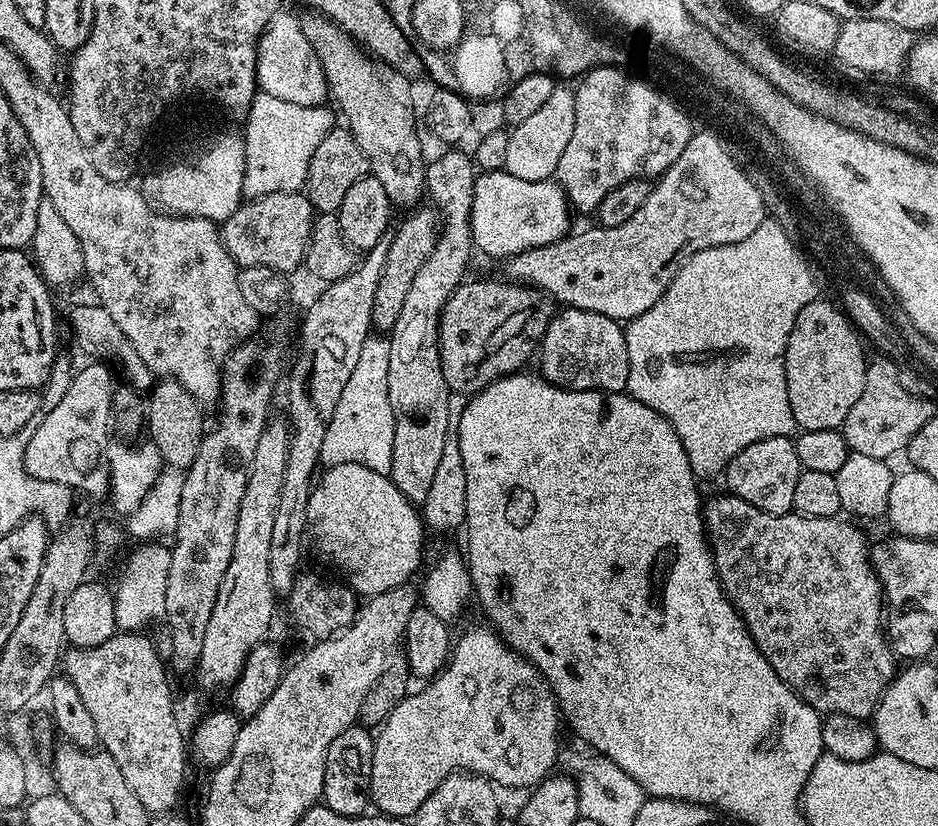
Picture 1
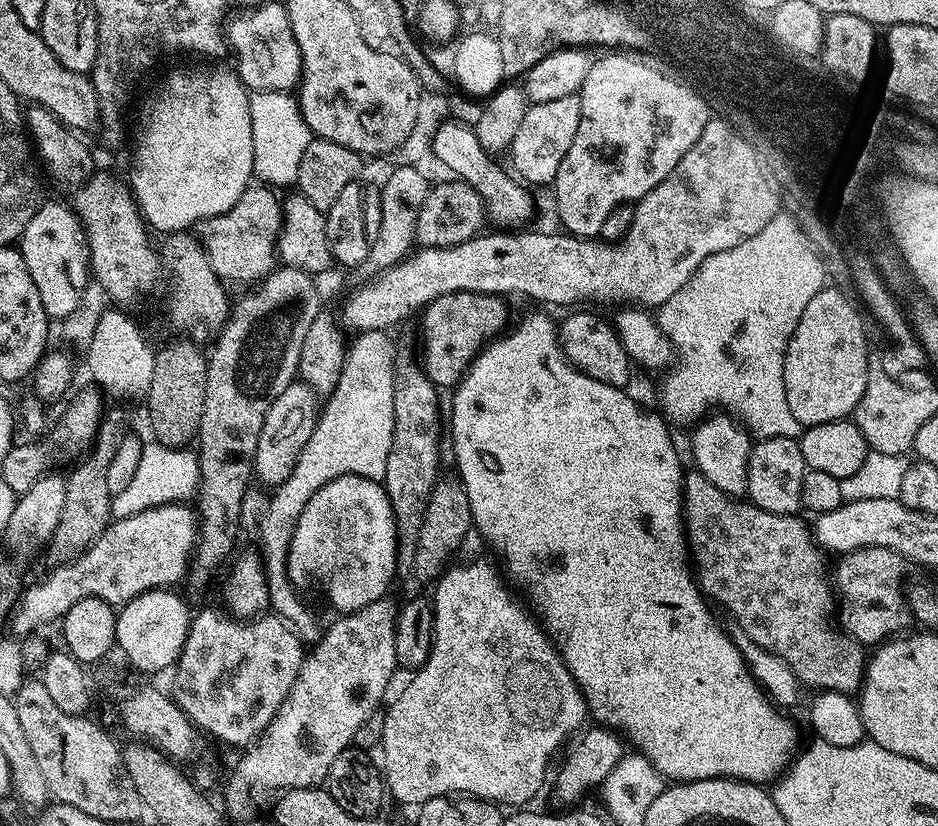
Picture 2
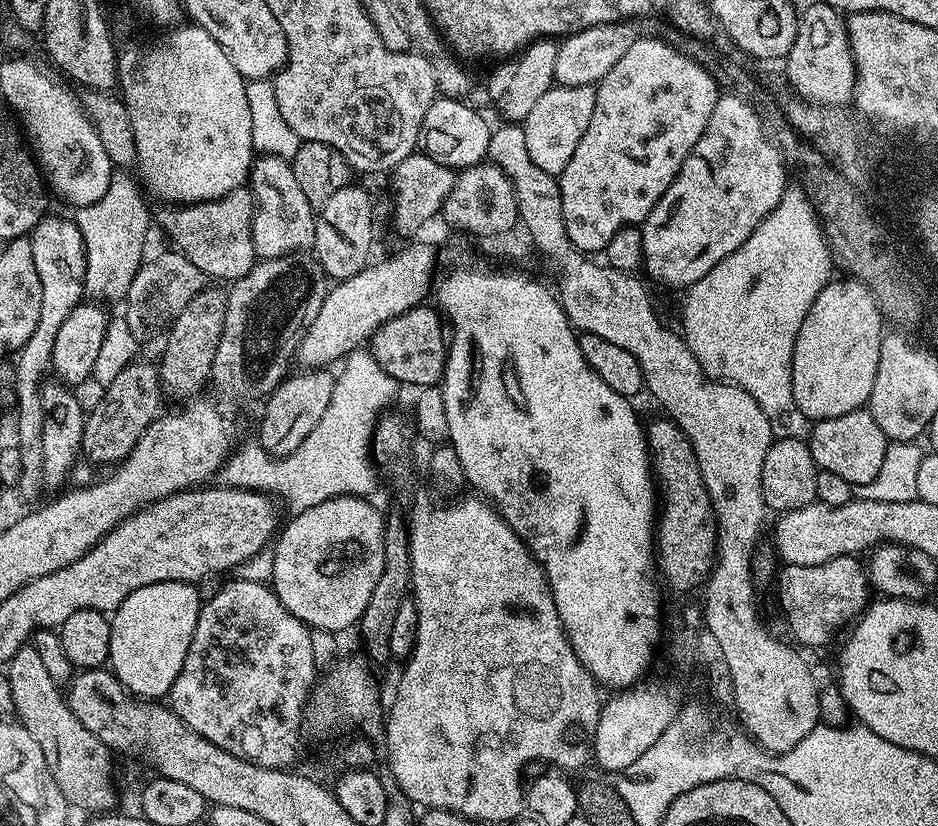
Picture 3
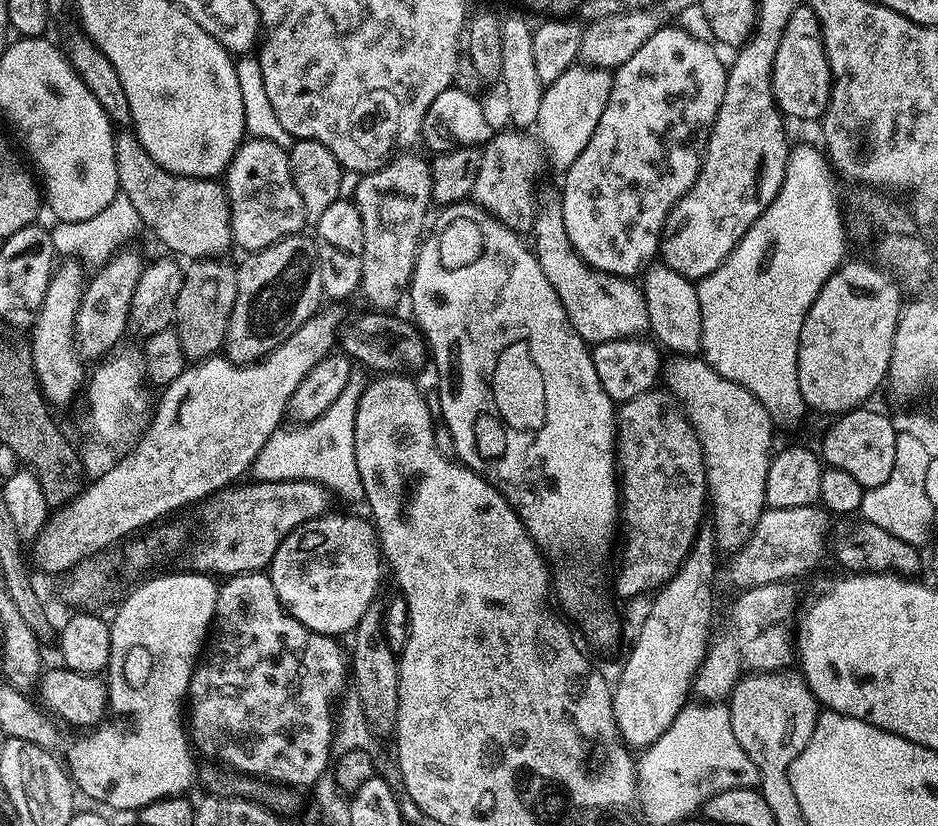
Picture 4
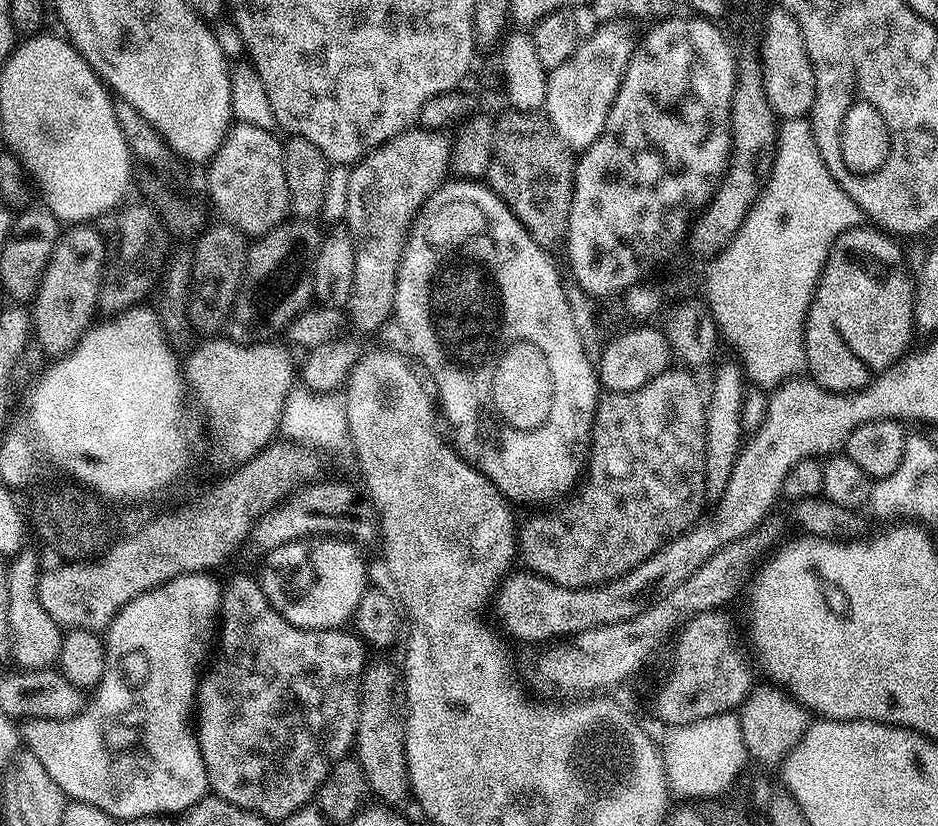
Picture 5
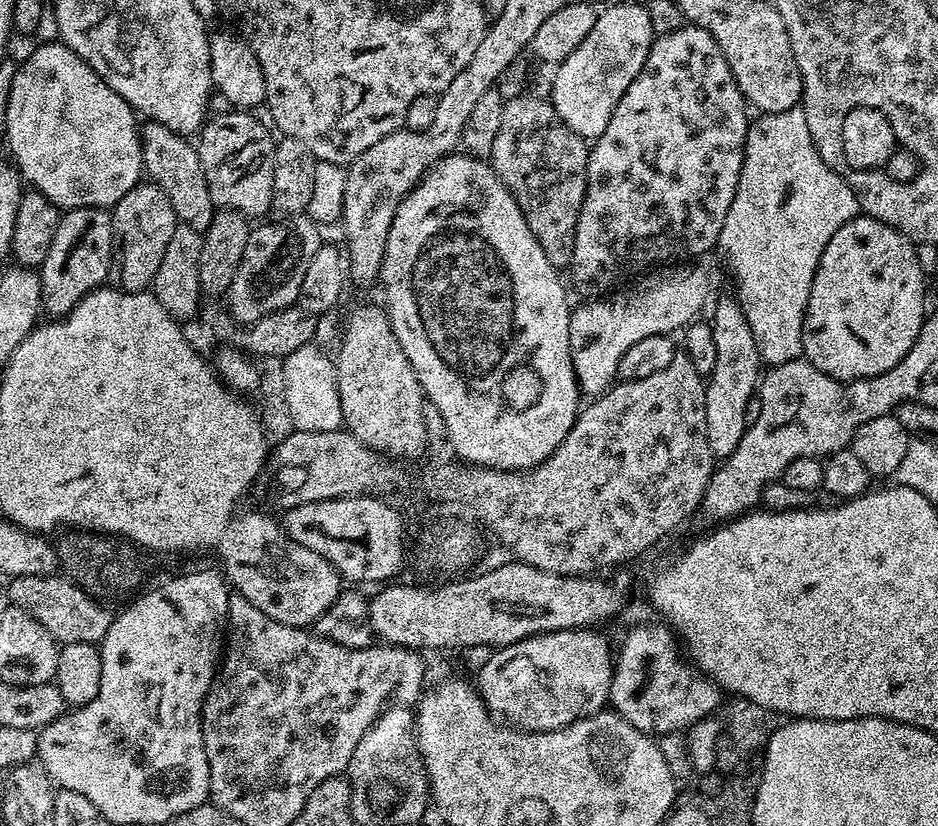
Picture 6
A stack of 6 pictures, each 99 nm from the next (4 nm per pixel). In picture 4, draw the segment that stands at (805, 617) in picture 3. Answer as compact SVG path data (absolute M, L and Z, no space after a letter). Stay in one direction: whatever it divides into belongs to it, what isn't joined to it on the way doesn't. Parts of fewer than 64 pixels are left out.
M787 580L772 581L769 584L763 584L762 586L754 586L753 588L745 588L739 593L740 596L732 605L728 608L728 613L724 616L724 621L717 623L715 625L714 631L711 633L708 642L708 652L704 655L704 660L701 661L699 668L696 669L696 677L694 679L694 692L701 701L704 702L716 702L721 698L728 698L732 695L732 687L740 681L742 673L747 670L748 672L777 672L779 670L784 670L789 667L788 664L793 663L794 660L794 629L798 623L798 604L796 608L796 588L793 585L795 583L789 582Z

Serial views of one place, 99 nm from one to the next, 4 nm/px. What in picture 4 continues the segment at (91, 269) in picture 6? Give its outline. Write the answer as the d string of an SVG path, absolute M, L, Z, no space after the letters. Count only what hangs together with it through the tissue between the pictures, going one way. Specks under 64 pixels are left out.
M76 258L61 259L52 269L52 277L46 286L46 298L42 298L36 321L30 325L36 381L40 384L40 393L56 410L66 407L75 398L76 391L79 388L81 391L86 380L86 368L84 372L80 365L82 357L76 351L76 315L82 302L85 283L85 265Z

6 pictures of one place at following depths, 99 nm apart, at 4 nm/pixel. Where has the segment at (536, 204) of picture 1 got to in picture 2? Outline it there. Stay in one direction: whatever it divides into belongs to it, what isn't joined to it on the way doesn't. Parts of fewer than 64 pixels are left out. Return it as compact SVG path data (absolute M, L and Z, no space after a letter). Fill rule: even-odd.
M447 120L439 126L434 138L432 149L439 159L451 168L457 179L470 185L478 191L484 200L487 217L498 223L502 228L516 228L526 221L534 212L534 202L530 191L520 183L513 175L509 176L503 168L492 159L491 153L487 152L477 138L476 131L469 125ZM526 190L528 191L526 191Z

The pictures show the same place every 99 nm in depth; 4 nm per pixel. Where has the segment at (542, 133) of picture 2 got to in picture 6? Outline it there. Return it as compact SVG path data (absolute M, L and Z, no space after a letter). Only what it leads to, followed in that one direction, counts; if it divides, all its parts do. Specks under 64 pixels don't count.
M643 3L616 4L597 15L594 30L586 34L582 46L570 58L559 64L552 80L550 99L554 110L574 134L594 142L606 130L606 122L610 122L614 106L626 94L626 86L638 78L638 70L642 70L646 54L650 54L653 39L650 14Z

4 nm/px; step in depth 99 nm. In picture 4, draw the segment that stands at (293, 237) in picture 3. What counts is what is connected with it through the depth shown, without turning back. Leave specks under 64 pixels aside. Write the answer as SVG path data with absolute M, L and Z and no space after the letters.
M245 139L222 177L228 194L232 242L245 253L257 252L287 236L295 236L306 224L302 197L294 186L288 153L269 140Z

